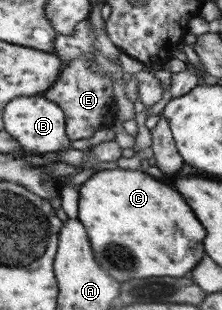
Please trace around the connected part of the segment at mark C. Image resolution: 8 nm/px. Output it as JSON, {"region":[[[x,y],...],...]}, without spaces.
{"region":[[[115,168],[95,172],[79,189],[79,221],[85,225],[95,261],[105,273],[117,281],[145,279],[145,277],[183,277],[203,257],[205,229],[197,221],[185,199],[171,187],[155,181],[151,175],[139,170]]]}

